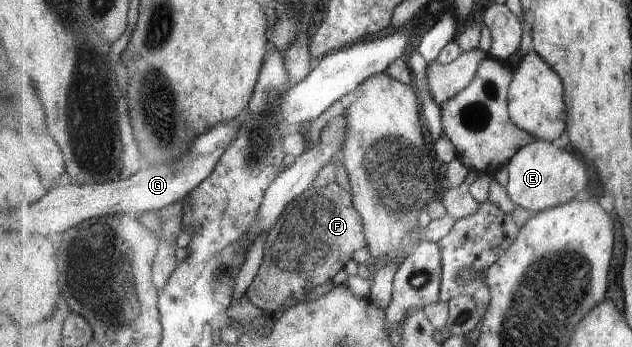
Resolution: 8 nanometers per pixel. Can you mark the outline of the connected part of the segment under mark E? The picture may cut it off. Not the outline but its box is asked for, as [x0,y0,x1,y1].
[507,139,591,215]

